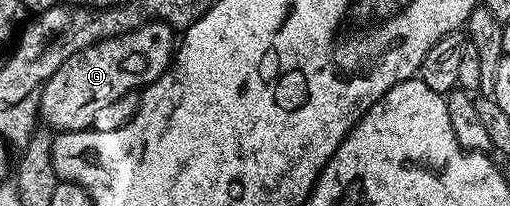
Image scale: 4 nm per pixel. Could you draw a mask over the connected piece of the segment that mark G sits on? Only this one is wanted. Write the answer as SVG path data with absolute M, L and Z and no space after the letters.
M157 21L146 22L136 30L81 48L81 52L69 56L69 60L65 60L39 90L40 119L44 123L47 121L55 132L90 128L93 115L101 107L117 100L117 96L125 96L157 81L171 65L176 46L172 27Z

